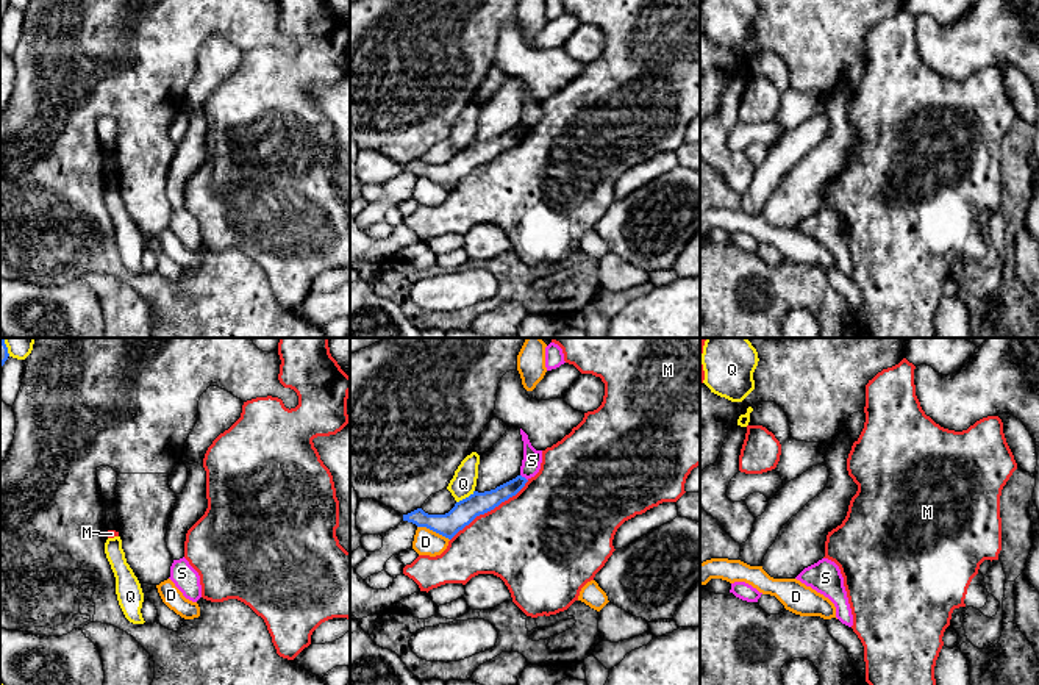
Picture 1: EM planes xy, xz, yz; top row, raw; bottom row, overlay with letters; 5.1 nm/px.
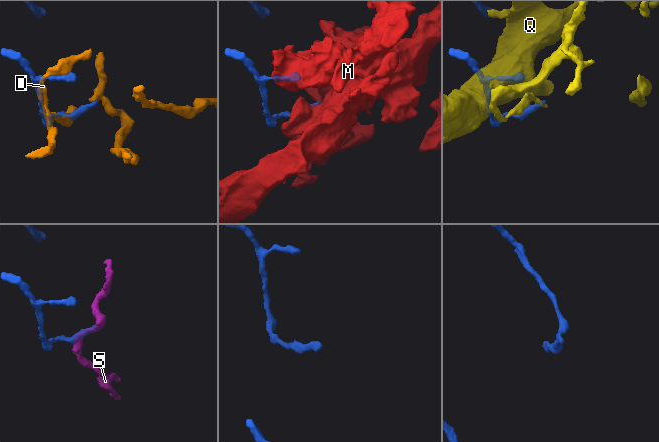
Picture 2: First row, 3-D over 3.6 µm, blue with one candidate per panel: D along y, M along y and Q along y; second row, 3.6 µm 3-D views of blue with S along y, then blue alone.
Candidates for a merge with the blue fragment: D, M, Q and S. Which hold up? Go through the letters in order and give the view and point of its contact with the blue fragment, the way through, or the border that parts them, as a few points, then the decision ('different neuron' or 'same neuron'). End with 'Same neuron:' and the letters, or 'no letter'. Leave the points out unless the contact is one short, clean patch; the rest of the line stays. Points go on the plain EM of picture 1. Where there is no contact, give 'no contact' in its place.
D: meets blue in xz at (433, 180); different neuron
M: meets blue in xz at (489, 160); different neuron
Q: meets blue in xz at (466, 147); different neuron
S: meets blue in xz at (524, 127); border along xz (521, 124), (527, 130); different neuron
Same neuron: no letter

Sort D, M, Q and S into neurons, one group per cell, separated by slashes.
D / M / Q / S

